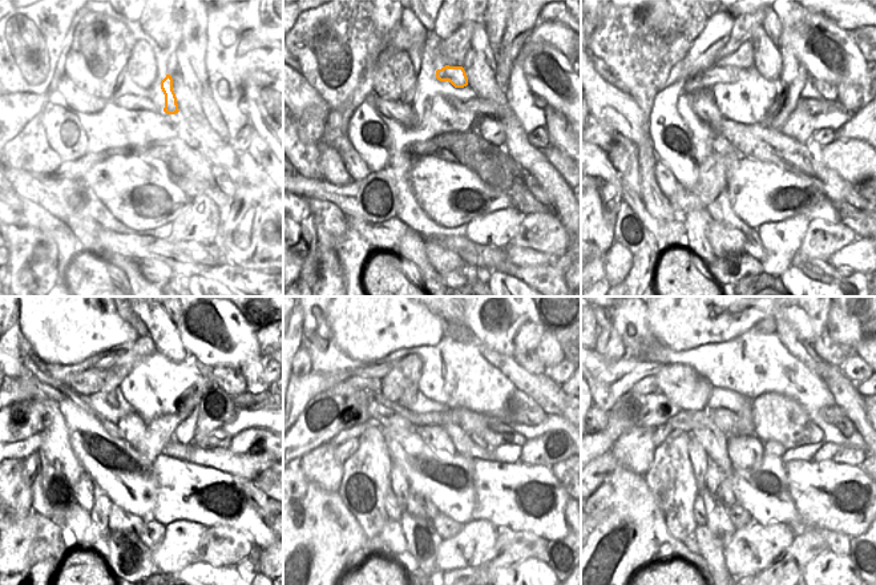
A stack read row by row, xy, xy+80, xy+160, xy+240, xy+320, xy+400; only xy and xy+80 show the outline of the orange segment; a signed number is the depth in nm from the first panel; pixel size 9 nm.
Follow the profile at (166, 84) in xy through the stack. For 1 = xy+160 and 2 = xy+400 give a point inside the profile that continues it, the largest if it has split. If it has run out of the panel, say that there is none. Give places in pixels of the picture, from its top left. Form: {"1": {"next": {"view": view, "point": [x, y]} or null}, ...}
{"1": {"next": {"view": "xy+160", "point": [714, 75]}}, "2": {"next": {"view": "xy+400", "point": [648, 384]}}}

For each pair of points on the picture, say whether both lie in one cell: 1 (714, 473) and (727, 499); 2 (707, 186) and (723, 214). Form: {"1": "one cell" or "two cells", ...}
{"1": "one cell", "2": "two cells"}

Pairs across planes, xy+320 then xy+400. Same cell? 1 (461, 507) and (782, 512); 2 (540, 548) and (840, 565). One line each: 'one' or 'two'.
1: one
2: two

